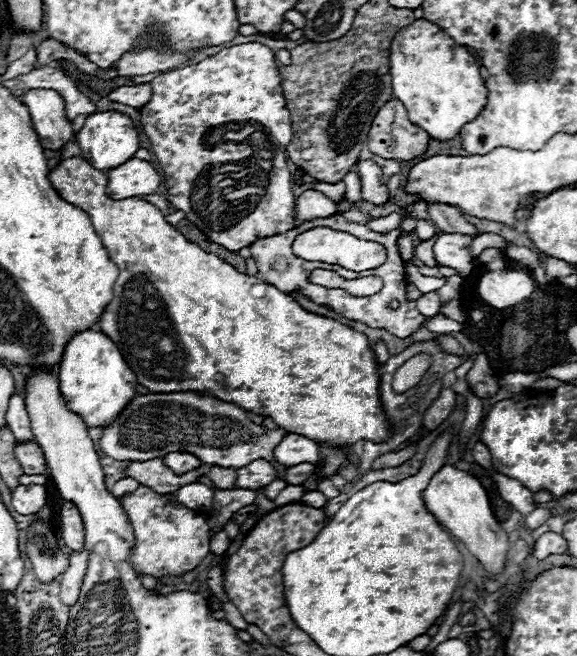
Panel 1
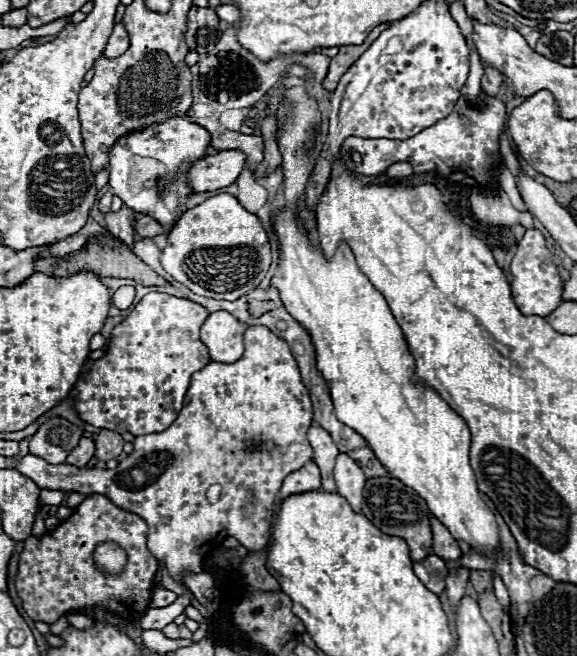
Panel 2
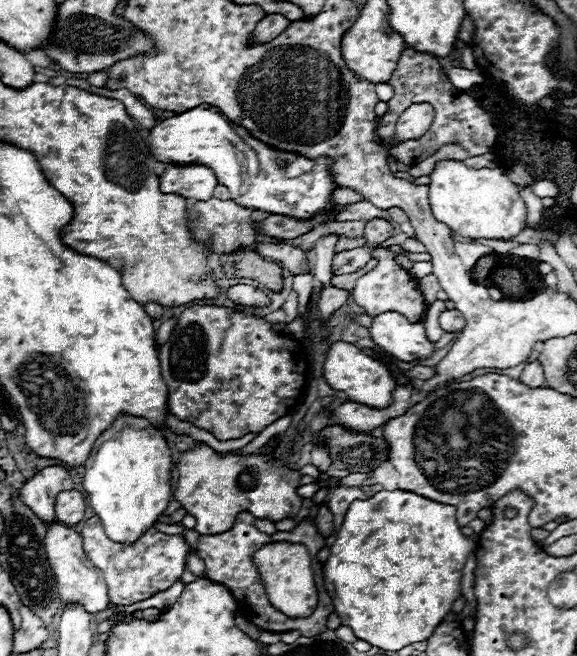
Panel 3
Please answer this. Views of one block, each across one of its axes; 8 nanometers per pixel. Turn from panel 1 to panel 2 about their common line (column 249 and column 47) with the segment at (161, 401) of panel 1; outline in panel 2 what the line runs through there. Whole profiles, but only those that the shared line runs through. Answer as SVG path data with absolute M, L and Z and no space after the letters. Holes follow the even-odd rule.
M54 416L48 418L34 436L30 436L30 454L46 460L48 464L64 464L66 456L78 446L80 430L68 420Z

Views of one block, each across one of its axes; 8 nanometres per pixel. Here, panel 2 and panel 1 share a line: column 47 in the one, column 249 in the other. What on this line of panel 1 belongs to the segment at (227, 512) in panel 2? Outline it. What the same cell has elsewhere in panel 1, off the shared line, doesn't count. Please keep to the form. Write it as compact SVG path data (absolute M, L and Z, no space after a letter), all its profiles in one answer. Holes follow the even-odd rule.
M254 460L254 462L238 468L236 472L238 472L236 486L238 488L250 488L250 490L266 488L272 480L278 478L276 466L272 462L266 462L266 460Z

